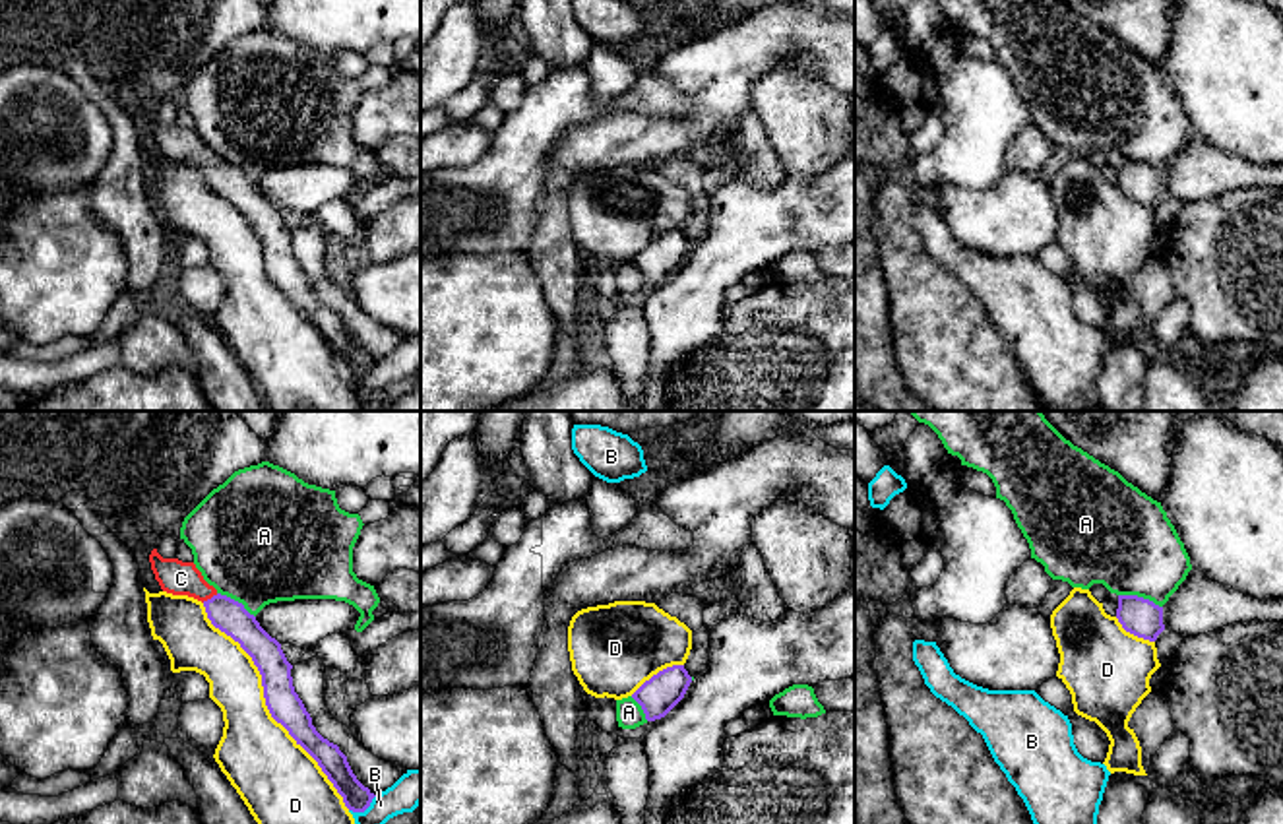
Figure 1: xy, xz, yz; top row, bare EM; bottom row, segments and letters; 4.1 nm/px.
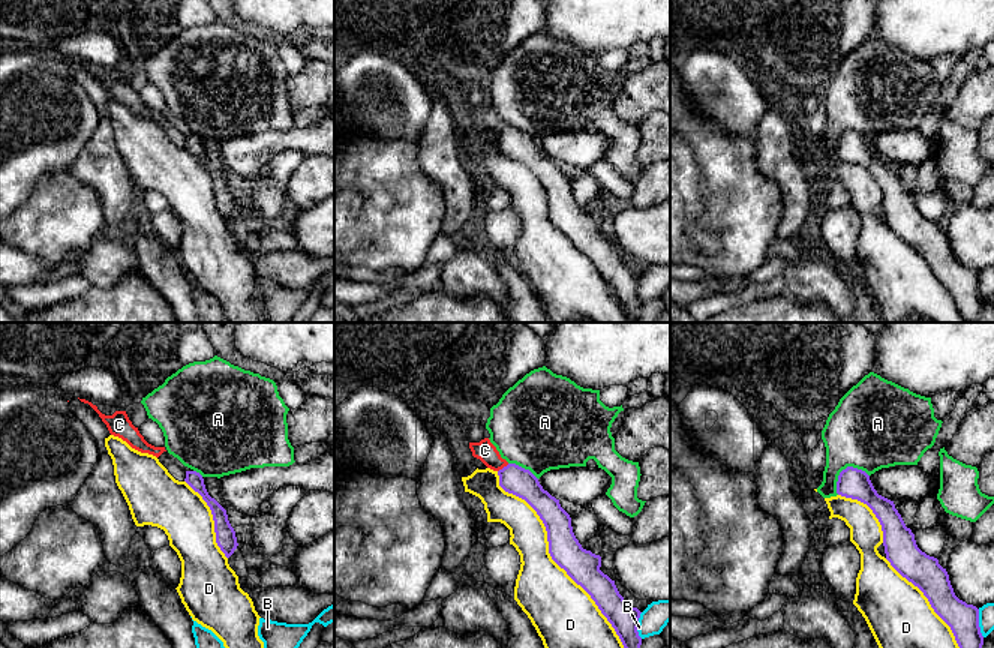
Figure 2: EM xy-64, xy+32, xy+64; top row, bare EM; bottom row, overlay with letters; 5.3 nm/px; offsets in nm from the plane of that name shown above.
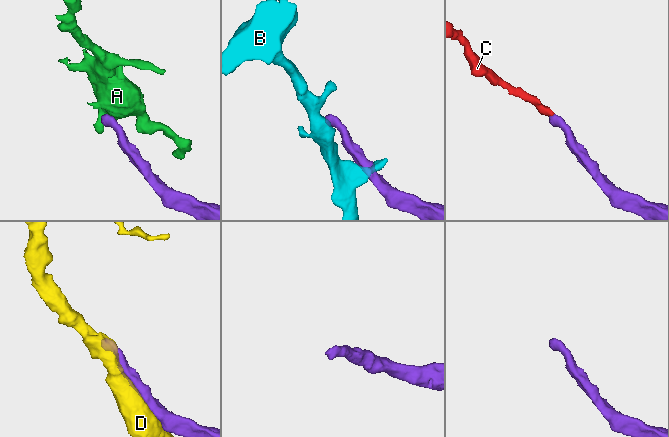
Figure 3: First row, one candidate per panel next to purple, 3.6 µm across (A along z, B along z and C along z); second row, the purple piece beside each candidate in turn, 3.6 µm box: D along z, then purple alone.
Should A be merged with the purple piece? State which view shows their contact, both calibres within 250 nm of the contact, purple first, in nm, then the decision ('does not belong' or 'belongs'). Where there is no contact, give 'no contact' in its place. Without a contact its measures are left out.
meets purple in yz; 160 nm thick on the purple side, 400 nm on the other; does not belong

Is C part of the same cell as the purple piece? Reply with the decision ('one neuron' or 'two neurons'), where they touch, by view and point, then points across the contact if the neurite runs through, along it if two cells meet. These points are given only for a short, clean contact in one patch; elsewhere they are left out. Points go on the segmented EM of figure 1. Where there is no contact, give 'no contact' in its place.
one neuron; meets purple in xy at (212, 598); runs through xy (227, 615), (212, 598), (181, 578)

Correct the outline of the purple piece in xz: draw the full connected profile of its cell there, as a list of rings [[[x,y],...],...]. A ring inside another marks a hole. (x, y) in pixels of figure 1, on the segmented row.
[[[673,665],[645,681],[632,698],[642,706],[645,719],[655,721],[684,698],[690,682],[692,677],[684,665]]]

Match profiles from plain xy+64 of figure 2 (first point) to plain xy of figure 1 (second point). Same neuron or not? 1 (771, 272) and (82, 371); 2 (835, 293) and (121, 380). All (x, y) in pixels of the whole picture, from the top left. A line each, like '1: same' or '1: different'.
1: same
2: different

